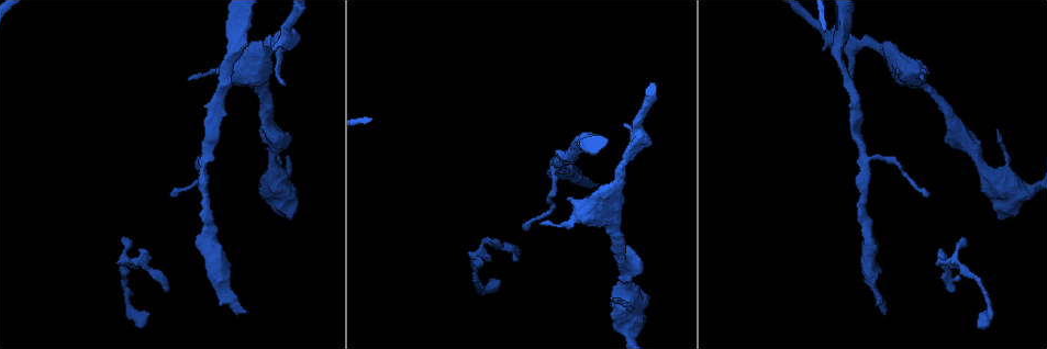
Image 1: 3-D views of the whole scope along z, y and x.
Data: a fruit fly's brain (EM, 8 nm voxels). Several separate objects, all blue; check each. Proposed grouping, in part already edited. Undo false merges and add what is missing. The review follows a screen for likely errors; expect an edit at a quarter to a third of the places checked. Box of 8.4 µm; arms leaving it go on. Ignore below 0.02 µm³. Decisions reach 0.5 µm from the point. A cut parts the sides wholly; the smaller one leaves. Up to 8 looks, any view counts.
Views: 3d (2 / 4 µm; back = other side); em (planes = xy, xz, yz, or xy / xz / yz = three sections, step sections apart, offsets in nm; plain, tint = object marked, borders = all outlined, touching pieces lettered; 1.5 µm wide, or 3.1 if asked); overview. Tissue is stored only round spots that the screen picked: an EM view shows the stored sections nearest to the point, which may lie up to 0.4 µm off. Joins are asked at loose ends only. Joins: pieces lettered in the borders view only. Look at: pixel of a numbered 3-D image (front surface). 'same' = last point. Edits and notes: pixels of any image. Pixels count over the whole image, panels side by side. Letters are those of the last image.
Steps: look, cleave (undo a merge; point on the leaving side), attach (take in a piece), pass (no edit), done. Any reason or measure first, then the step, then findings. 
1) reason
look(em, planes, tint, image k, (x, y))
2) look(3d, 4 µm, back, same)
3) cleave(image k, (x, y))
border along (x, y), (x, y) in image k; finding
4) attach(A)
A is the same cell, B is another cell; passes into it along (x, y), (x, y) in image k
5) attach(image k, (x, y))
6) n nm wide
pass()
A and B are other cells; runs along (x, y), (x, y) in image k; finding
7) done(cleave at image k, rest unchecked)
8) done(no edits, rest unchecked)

branch stops here
look(em, xy, step 4, borders, image 1, (882, 314))

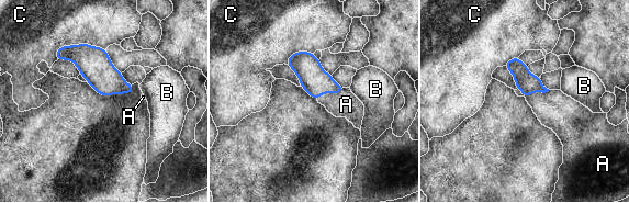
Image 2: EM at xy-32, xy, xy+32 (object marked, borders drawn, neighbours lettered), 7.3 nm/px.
look(em, planes, borders, same)

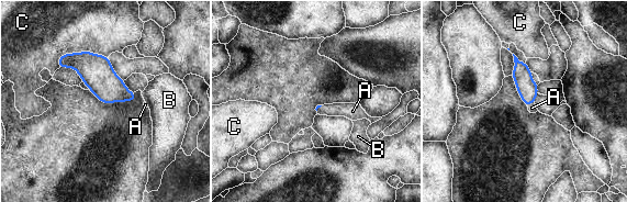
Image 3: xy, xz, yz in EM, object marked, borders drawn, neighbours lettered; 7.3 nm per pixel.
attach(A)
A is the same cell, B and C are other cells; passes into it along (527, 89), (530, 103), (532, 108) in image 3; it goes on there

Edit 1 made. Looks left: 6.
redraw
look(overview)

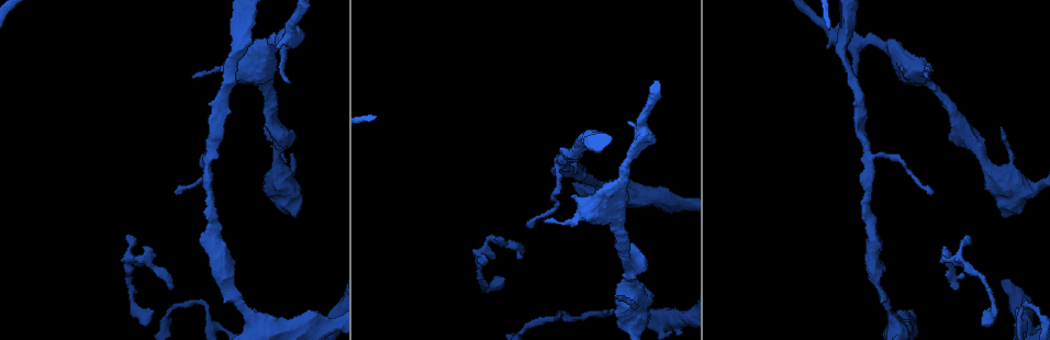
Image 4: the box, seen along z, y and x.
stops while still wide
look(3d, 4 µm, image 4, (1003, 215))

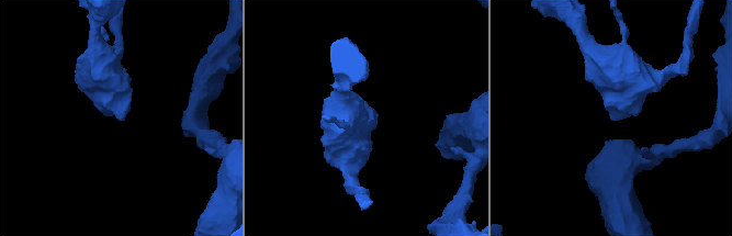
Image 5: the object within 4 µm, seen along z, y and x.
look(em, planes, borders, image 5, (613, 118))

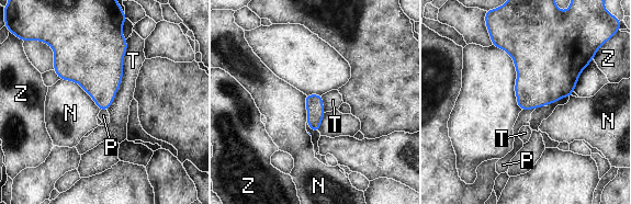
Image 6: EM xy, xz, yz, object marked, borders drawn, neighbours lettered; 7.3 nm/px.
pass()
N, P, T and Z are other cells; no lettered piece goes on from it

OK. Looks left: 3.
done(attach at image 3, rest unchecked)

